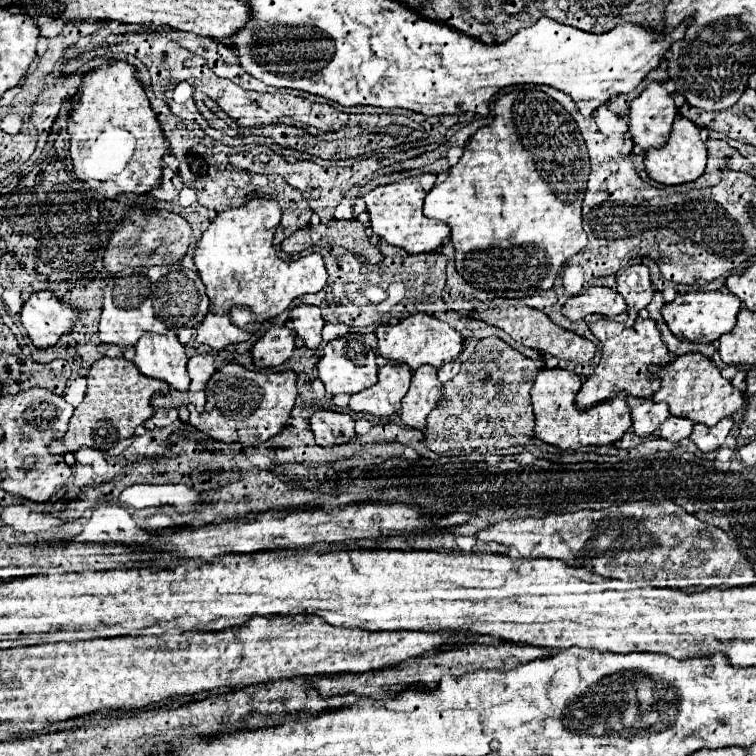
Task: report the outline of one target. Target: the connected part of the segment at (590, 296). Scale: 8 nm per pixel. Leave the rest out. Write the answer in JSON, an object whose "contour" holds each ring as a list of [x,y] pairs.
{"contour":[[[591,286],[587,292],[569,298],[561,312],[569,320],[583,320],[589,314],[603,314],[603,316],[617,316],[625,312],[627,304],[623,296],[615,288],[605,288],[605,286]]]}

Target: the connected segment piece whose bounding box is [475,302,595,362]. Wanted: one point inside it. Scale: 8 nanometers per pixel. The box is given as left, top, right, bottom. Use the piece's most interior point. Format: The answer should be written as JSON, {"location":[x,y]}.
{"location":[533,328]}

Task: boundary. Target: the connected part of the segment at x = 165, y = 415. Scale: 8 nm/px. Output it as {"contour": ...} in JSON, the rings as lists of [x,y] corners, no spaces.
{"contour":[[[157,408],[155,414],[145,422],[145,428],[147,428],[147,430],[163,428],[163,426],[173,424],[177,418],[179,418],[179,414],[177,414],[175,408]]]}

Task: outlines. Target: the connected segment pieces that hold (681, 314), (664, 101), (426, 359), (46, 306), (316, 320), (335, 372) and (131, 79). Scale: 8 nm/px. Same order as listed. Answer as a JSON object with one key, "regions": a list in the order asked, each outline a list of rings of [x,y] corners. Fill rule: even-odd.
{"regions":[[[[713,290],[713,292],[685,292],[679,294],[673,302],[663,306],[663,320],[669,326],[669,330],[679,340],[691,340],[691,342],[713,342],[721,334],[727,334],[735,326],[735,318],[739,312],[739,298],[731,294],[729,290]]],[[[651,82],[631,102],[629,132],[633,142],[643,152],[649,148],[661,148],[671,134],[671,124],[675,116],[677,108],[673,104],[673,96],[665,90],[661,82]]],[[[413,314],[397,324],[381,324],[375,330],[377,334],[377,350],[387,360],[397,360],[409,364],[411,370],[417,370],[421,364],[431,364],[441,368],[447,362],[453,362],[463,350],[463,336],[447,326],[445,322],[429,316],[429,314]]],[[[49,290],[33,292],[21,308],[21,324],[37,348],[57,344],[59,336],[71,332],[75,320],[77,310],[57,300]]],[[[303,304],[291,310],[291,324],[295,334],[303,340],[303,344],[307,348],[319,348],[321,344],[321,330],[325,326],[325,320],[321,316],[321,308],[319,306],[311,306],[311,304]]],[[[345,334],[341,338],[335,338],[331,342],[325,344],[323,348],[323,356],[319,358],[317,364],[317,372],[321,382],[325,384],[329,394],[357,394],[369,386],[373,386],[377,382],[377,364],[375,364],[375,350],[365,344],[363,334]]],[[[111,60],[83,74],[79,102],[67,126],[75,176],[109,200],[123,192],[145,194],[161,182],[165,136],[135,72],[135,66],[125,60]]]]}

